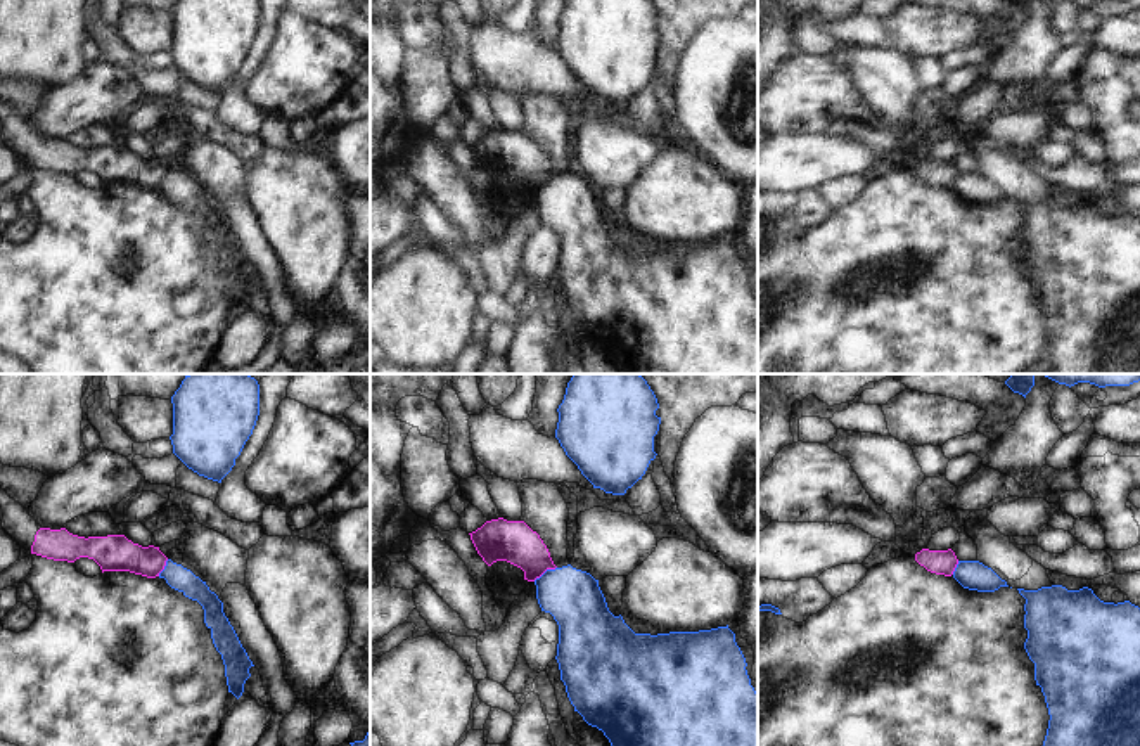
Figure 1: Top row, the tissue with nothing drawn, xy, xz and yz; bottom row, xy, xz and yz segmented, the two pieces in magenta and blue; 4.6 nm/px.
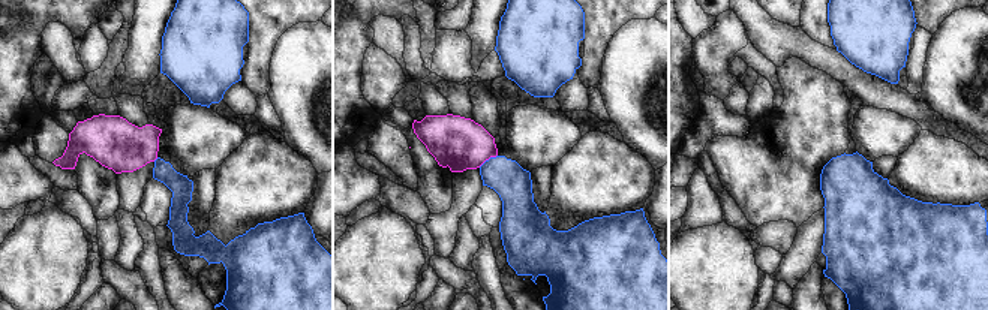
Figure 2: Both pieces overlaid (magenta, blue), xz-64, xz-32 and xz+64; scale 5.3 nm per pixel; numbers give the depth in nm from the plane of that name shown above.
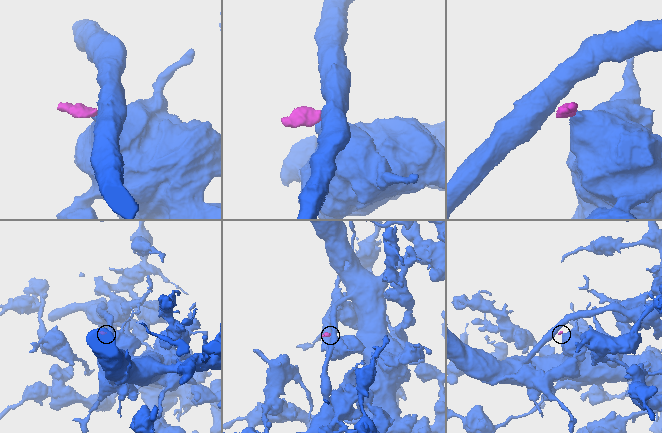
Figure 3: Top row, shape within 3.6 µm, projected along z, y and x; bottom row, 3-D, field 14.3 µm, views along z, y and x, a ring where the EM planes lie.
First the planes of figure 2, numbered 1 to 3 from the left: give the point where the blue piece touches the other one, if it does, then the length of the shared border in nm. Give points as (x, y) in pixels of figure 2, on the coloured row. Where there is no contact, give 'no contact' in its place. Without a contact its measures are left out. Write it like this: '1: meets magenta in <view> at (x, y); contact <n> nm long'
1: meets magenta in xz-64 at (155, 159); contact 40 nm long
2: meets magenta in xz-32 at (488, 159); contact 120 nm long
3: no contact

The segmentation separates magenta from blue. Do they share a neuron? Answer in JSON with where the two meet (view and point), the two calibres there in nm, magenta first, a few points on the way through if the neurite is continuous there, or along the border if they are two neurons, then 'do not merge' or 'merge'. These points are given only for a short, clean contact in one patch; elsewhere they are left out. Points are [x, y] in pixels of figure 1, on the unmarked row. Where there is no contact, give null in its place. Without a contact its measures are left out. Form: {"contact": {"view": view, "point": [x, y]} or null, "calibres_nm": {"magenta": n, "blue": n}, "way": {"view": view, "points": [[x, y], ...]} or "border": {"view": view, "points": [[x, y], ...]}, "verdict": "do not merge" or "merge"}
{"contact": {"view": "xz", "point": [544, 184]}, "calibres_nm": {"magenta": 190, "blue": 260}, "border": {"view": "xz", "points": [[556, 179], [533, 192]]}, "verdict": "do not merge"}

